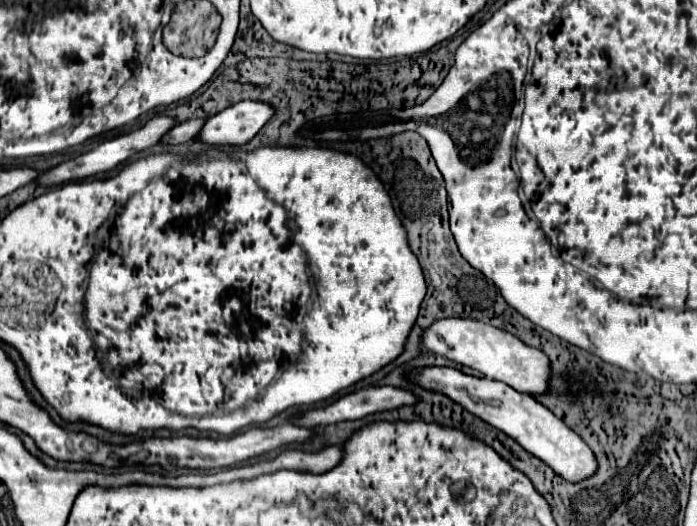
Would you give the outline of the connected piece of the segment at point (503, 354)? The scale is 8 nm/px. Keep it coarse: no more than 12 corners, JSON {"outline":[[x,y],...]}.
{"outline":[[437,320],[423,346],[529,396],[551,360],[501,328]]}

